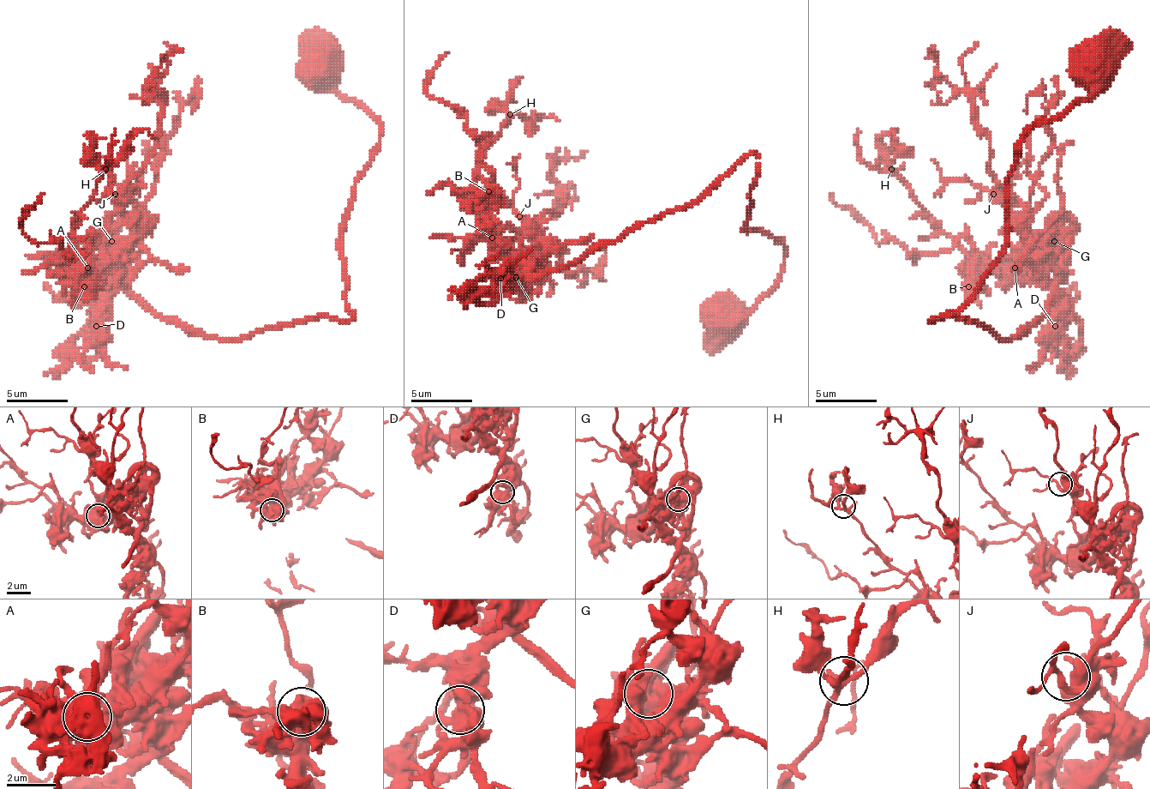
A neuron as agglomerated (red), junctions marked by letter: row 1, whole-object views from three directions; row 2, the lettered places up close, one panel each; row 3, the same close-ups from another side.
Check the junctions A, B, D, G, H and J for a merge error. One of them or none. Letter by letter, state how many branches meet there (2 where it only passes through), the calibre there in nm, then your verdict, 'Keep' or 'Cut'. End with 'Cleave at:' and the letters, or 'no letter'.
A: Branches: 4. Thickness 650 nm. Keep
B: Branches: 6. Thickness 650 nm. Keep
D: Branches: 5. Thickness 600 nm. Keep
G: Branches: 6. Thickness 650 nm. Keep
H: Branches: 5. Thickness 280 nm. Keep
J: Branches: 3. Thickness 200 nm. Keep
Cleave at: no letter

